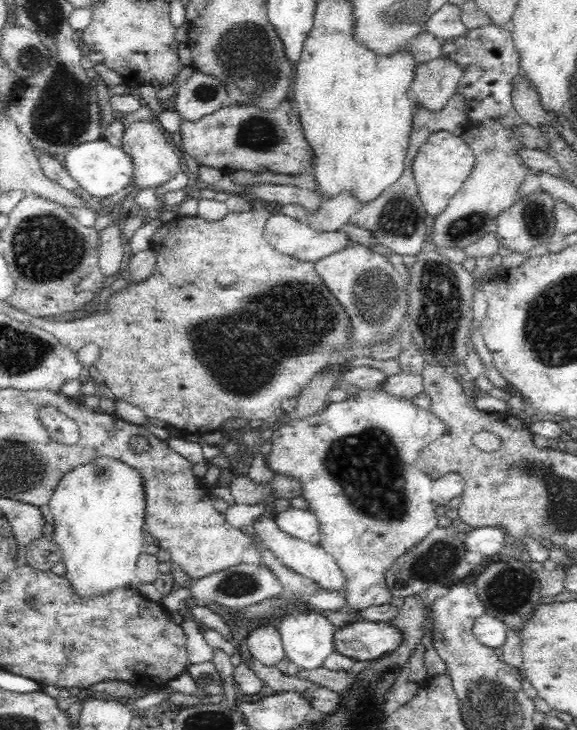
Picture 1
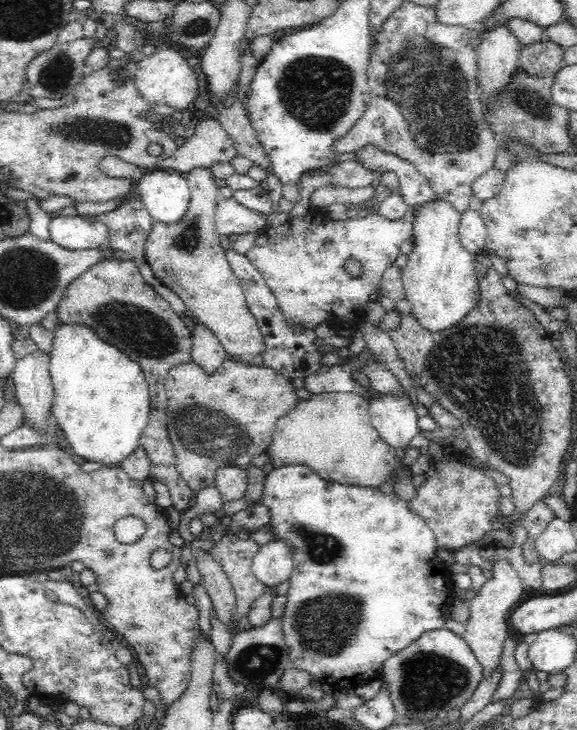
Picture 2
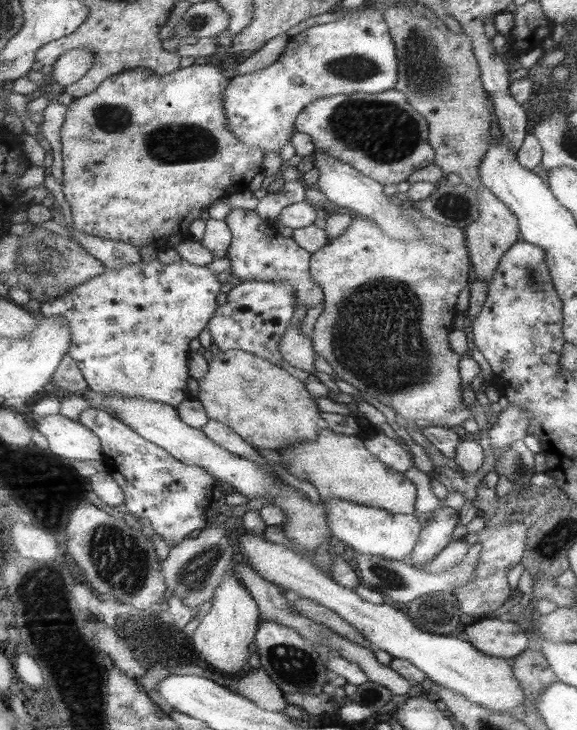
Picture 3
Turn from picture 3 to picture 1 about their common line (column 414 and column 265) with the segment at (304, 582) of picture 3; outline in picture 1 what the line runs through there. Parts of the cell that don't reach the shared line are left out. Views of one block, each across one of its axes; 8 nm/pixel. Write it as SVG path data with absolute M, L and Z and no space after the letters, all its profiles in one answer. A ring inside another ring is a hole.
M260 624L256 626L250 634L248 634L248 650L254 658L258 658L260 662L264 662L266 666L278 664L278 660L286 658L284 652L284 644L282 644L282 636L280 630L276 626L268 624Z

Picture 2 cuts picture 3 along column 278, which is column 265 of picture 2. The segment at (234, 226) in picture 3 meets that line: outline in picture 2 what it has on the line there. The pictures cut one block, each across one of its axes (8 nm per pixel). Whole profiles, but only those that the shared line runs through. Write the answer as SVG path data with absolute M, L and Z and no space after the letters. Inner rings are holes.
M376 150L360 152L358 158L366 170L380 174L394 172L398 176L398 190L406 202L404 216L390 220L376 210L368 210L366 214L352 214L350 220L332 220L326 210L312 206L304 216L290 216L284 224L264 230L264 234L260 230L258 238L252 244L252 250L246 256L274 292L280 312L284 312L284 316L292 322L304 322L316 328L324 320L334 320L332 310L324 310L328 304L338 302L344 308L344 302L348 302L348 308L362 310L368 302L378 302L384 270L396 262L398 254L402 254L400 246L414 238L414 222L418 210L430 202L440 200L430 182L420 176L412 164ZM348 256L362 262L364 274L360 278L346 274L342 264Z

